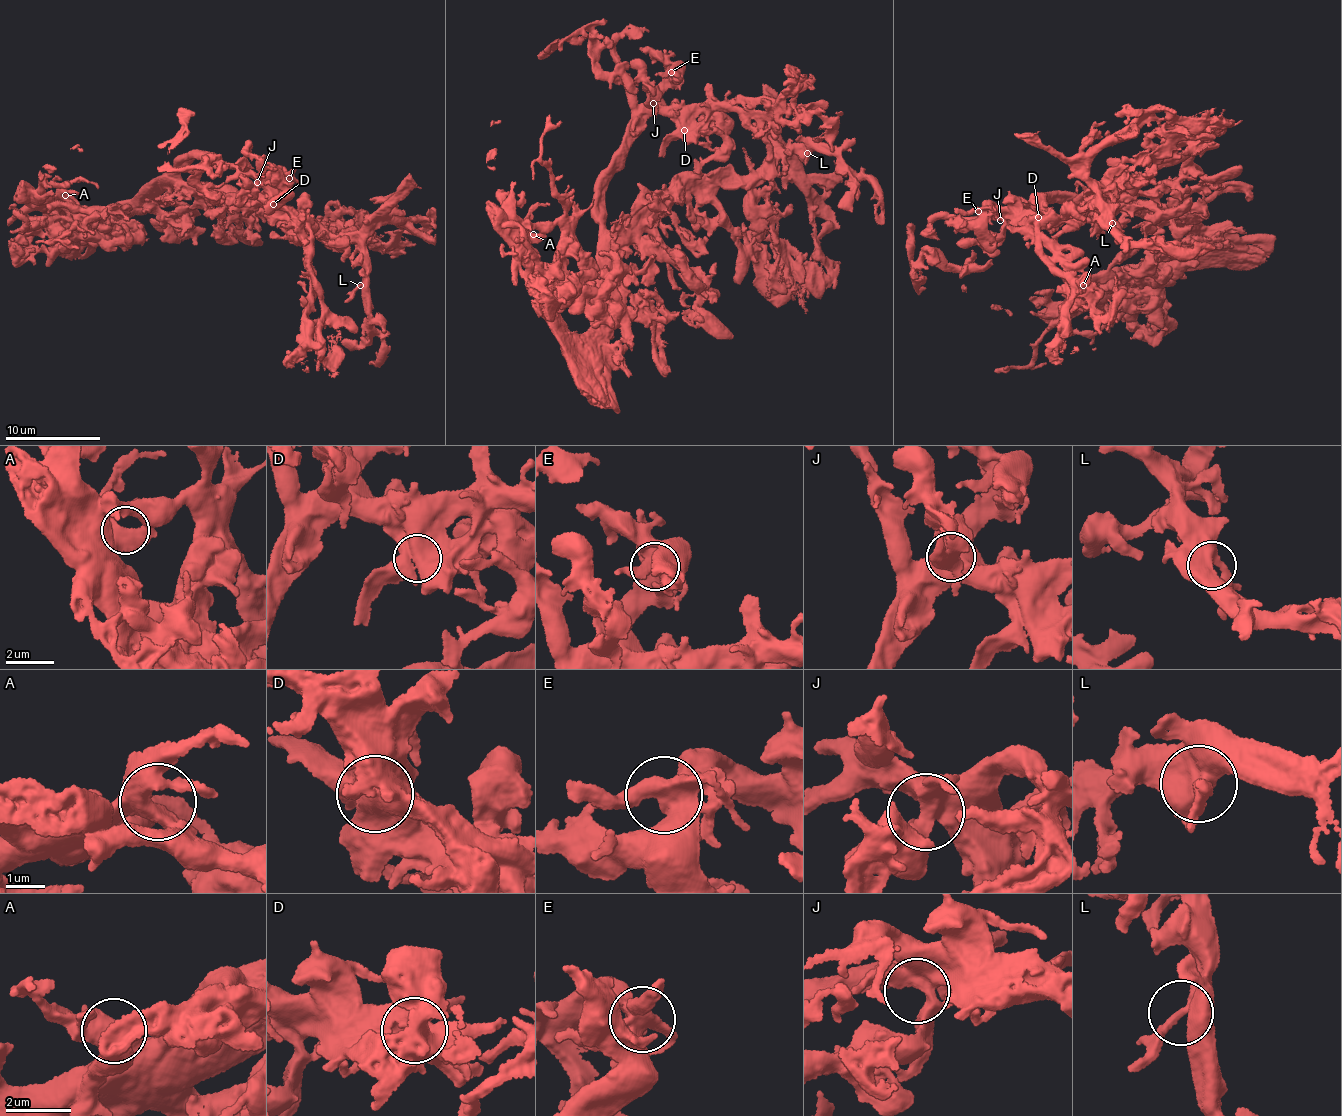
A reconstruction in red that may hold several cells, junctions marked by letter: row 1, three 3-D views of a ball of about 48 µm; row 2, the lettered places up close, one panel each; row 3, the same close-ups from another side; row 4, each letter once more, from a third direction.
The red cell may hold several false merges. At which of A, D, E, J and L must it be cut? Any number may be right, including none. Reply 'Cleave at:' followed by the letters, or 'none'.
Cleave at: none

